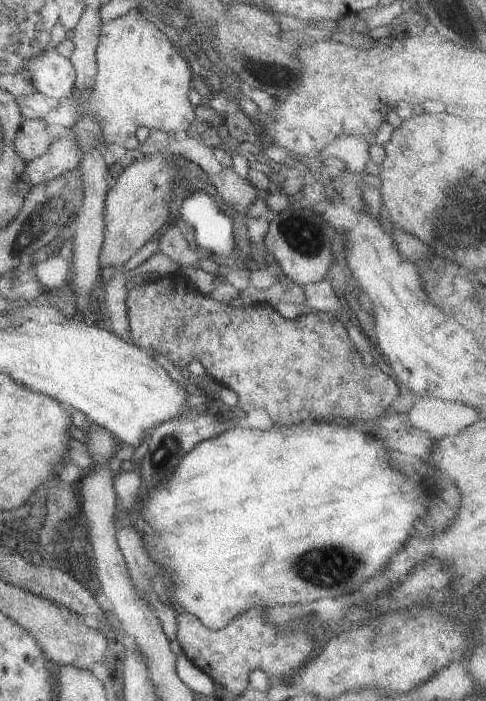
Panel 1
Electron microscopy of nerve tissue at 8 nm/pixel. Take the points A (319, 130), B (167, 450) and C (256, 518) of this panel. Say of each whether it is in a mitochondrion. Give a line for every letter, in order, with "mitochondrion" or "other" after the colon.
A: other
B: mitochondrion
C: other

